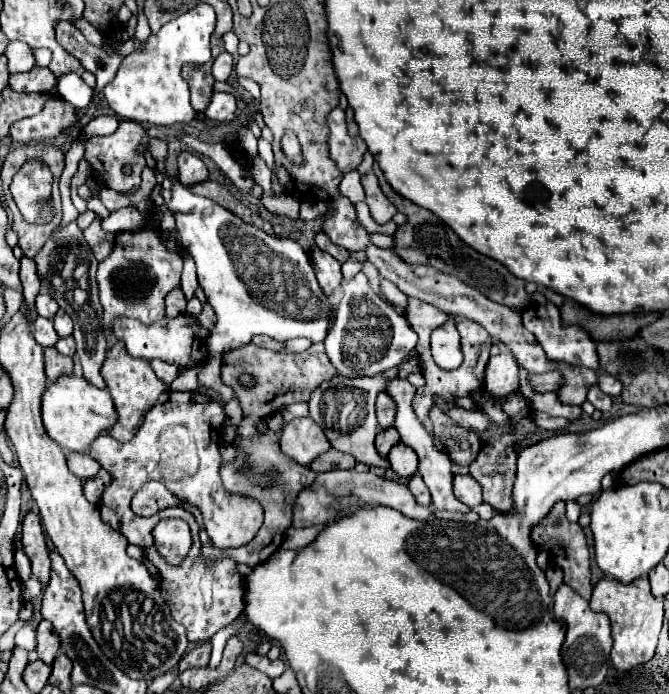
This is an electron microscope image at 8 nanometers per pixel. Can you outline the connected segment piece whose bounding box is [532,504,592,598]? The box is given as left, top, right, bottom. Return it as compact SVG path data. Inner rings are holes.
M556 504L556 508L552 508L548 518L544 518L538 526L532 528L532 540L538 544L538 548L548 550L548 556L550 556L552 564L556 564L564 570L564 582L572 584L572 588L576 588L576 592L580 592L580 596L590 598L590 592L592 592L590 552L588 552L588 546L586 546L586 536L582 532L580 524L568 522L568 518L564 514L564 504Z

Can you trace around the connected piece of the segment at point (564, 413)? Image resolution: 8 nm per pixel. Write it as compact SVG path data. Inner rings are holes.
M520 366L519 369L519 389L518 391L528 404L534 408L534 410L540 410L540 412L546 412L550 416L562 416L566 420L574 420L580 416L582 408L580 406L568 406L568 404L562 404L556 396L556 392L535 392L528 379L528 371Z

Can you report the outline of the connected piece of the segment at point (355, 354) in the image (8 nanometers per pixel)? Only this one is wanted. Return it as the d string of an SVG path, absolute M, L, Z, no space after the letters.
M364 272L356 274L350 282L344 282L344 296L338 304L338 314L332 330L328 332L324 346L326 354L340 376L376 376L388 368L398 366L414 348L416 332L390 304L386 304L368 284Z

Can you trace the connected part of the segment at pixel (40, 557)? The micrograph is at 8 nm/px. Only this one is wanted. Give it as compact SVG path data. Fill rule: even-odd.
M30 508L22 520L22 544L32 562L32 574L46 586L50 576L50 556L46 536L40 524L40 514L36 508Z

